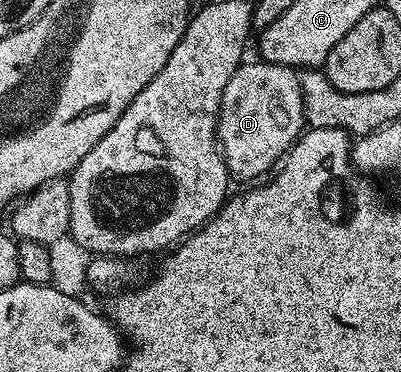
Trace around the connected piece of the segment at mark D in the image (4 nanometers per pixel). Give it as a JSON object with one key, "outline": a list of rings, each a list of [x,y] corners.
{"outline":[[[258,63],[240,64],[233,78],[229,78],[229,86],[225,86],[225,94],[221,94],[215,134],[232,181],[255,182],[266,177],[295,145],[305,128],[300,73],[284,64]]]}

